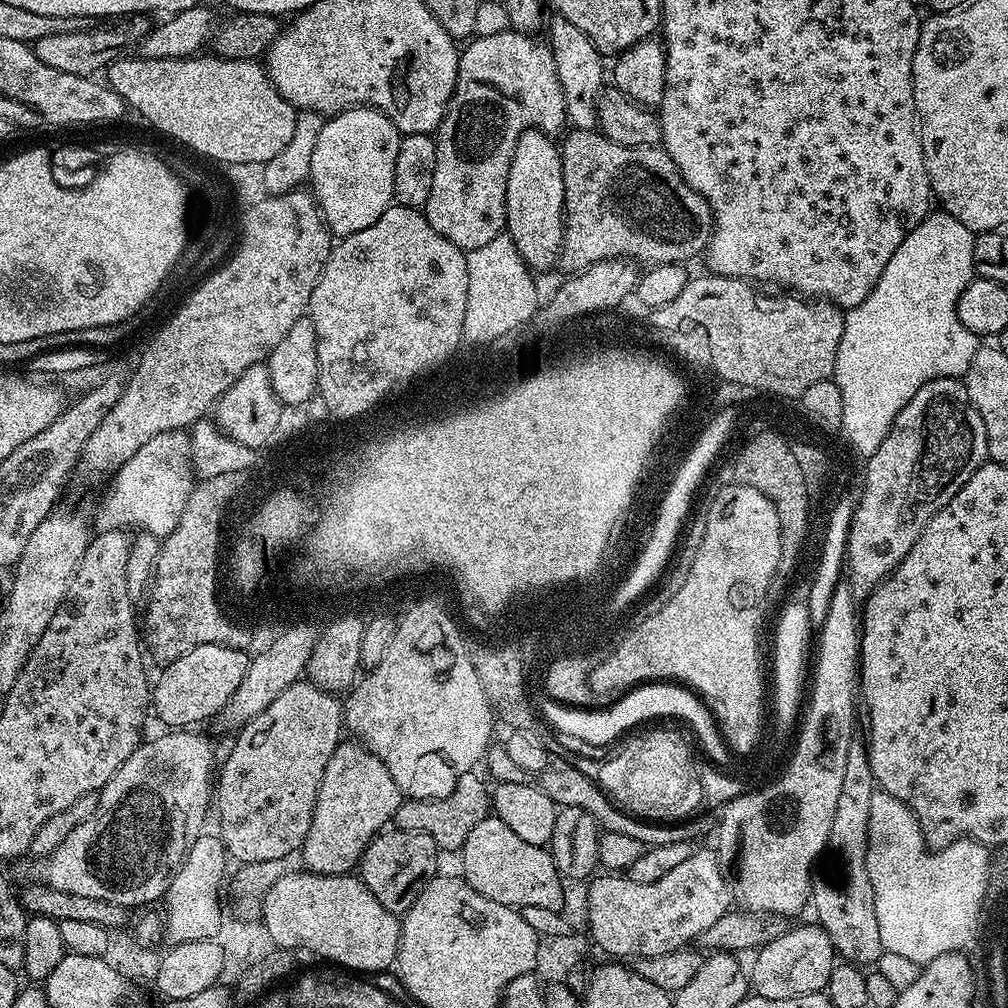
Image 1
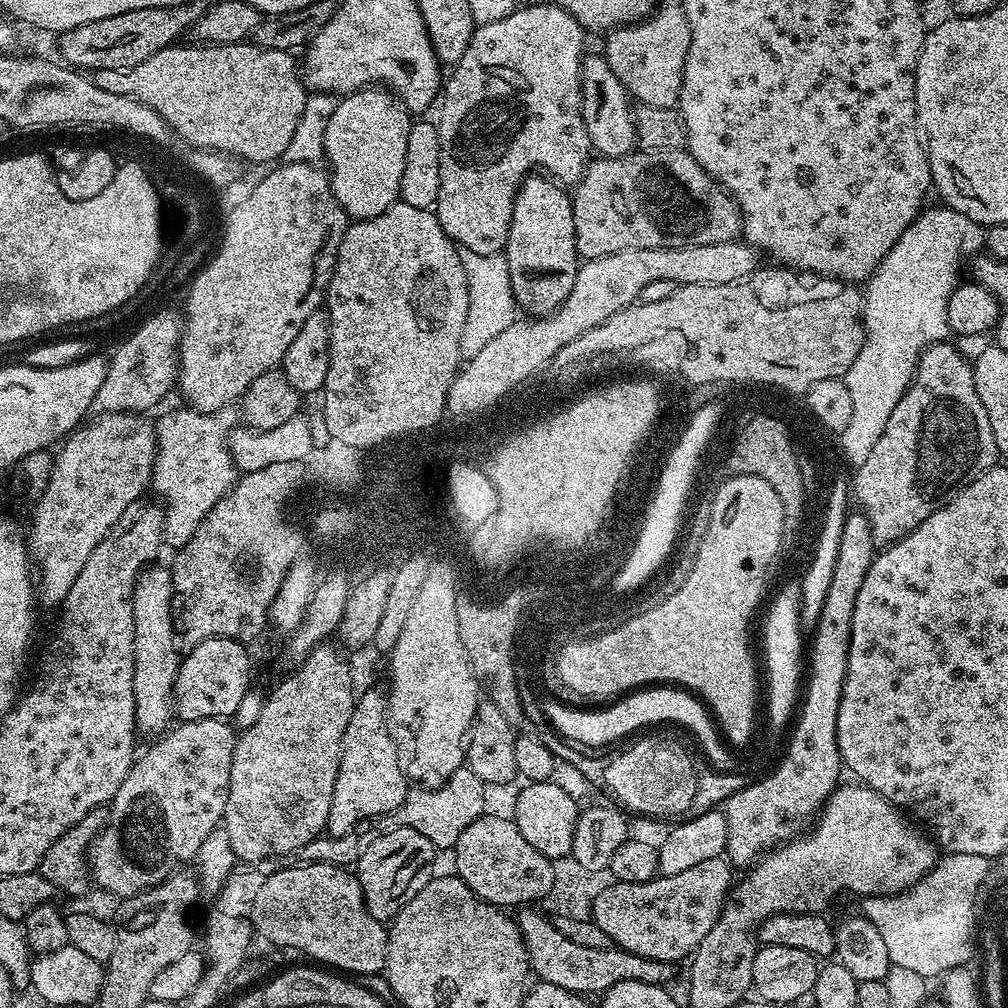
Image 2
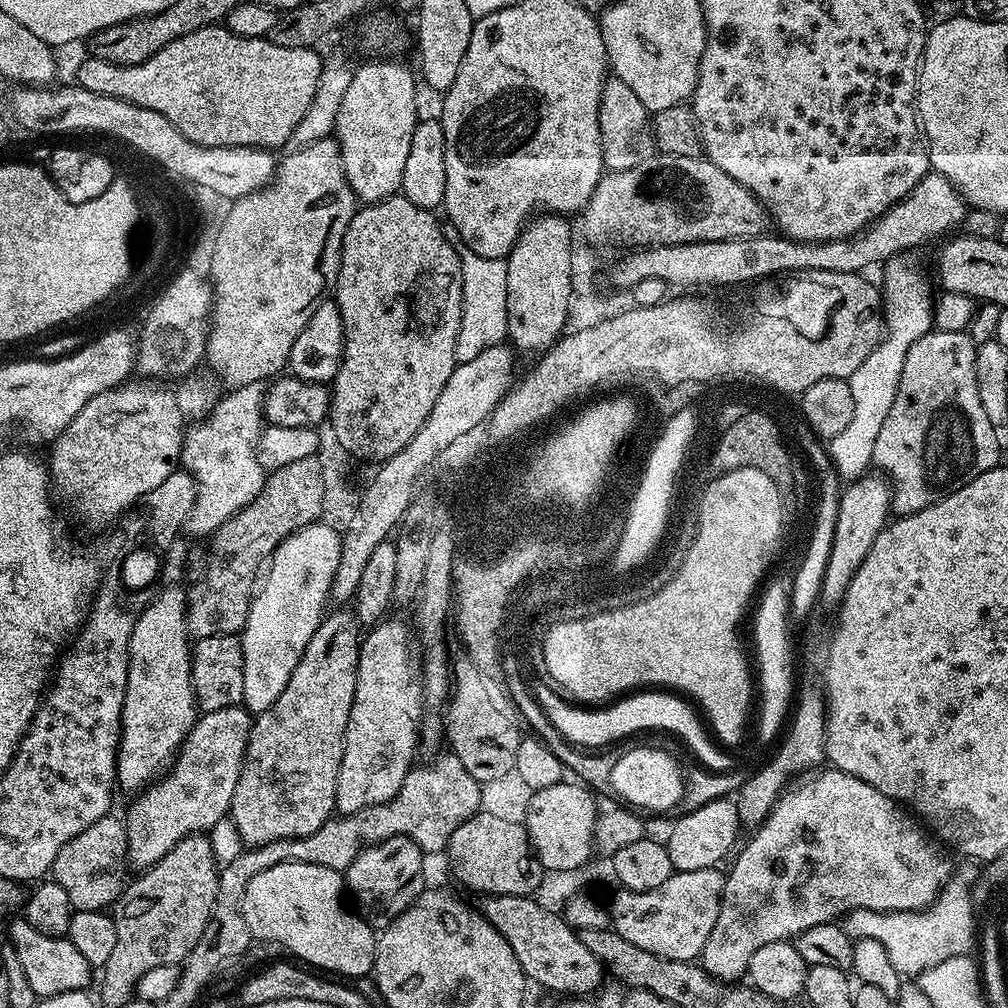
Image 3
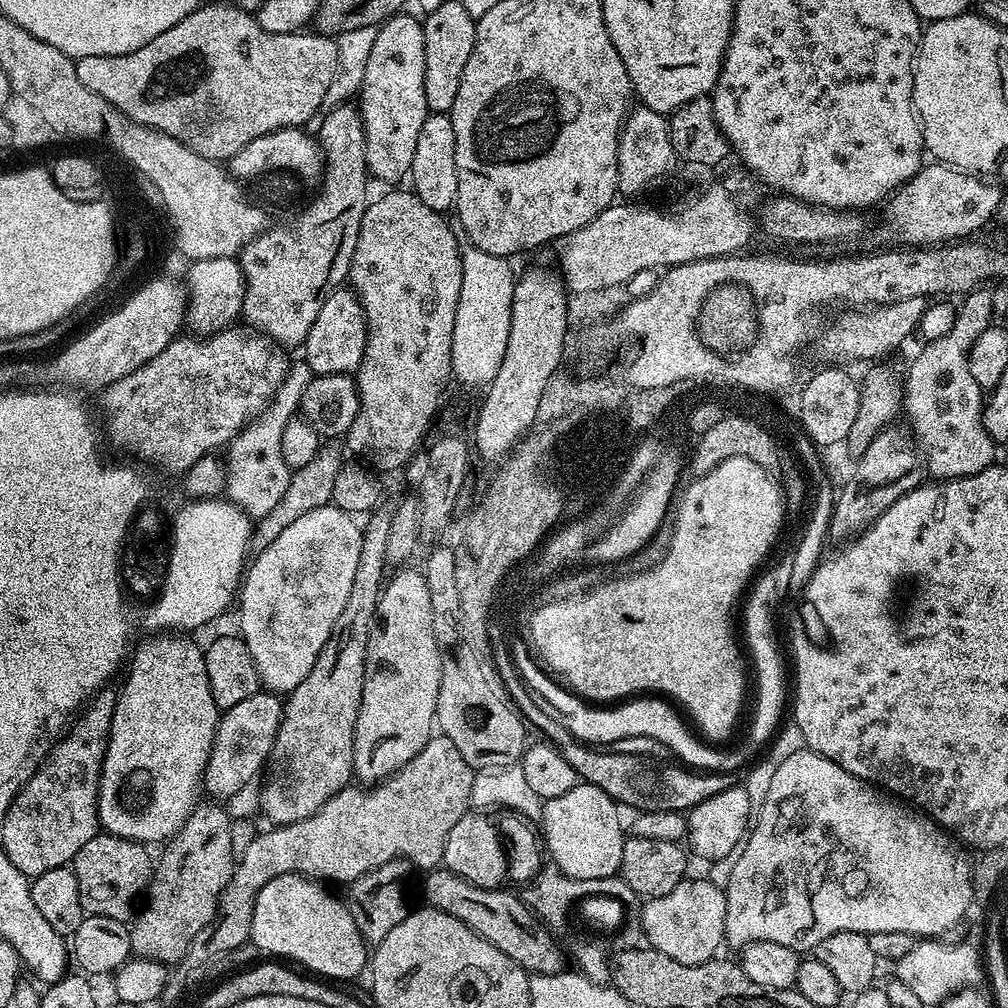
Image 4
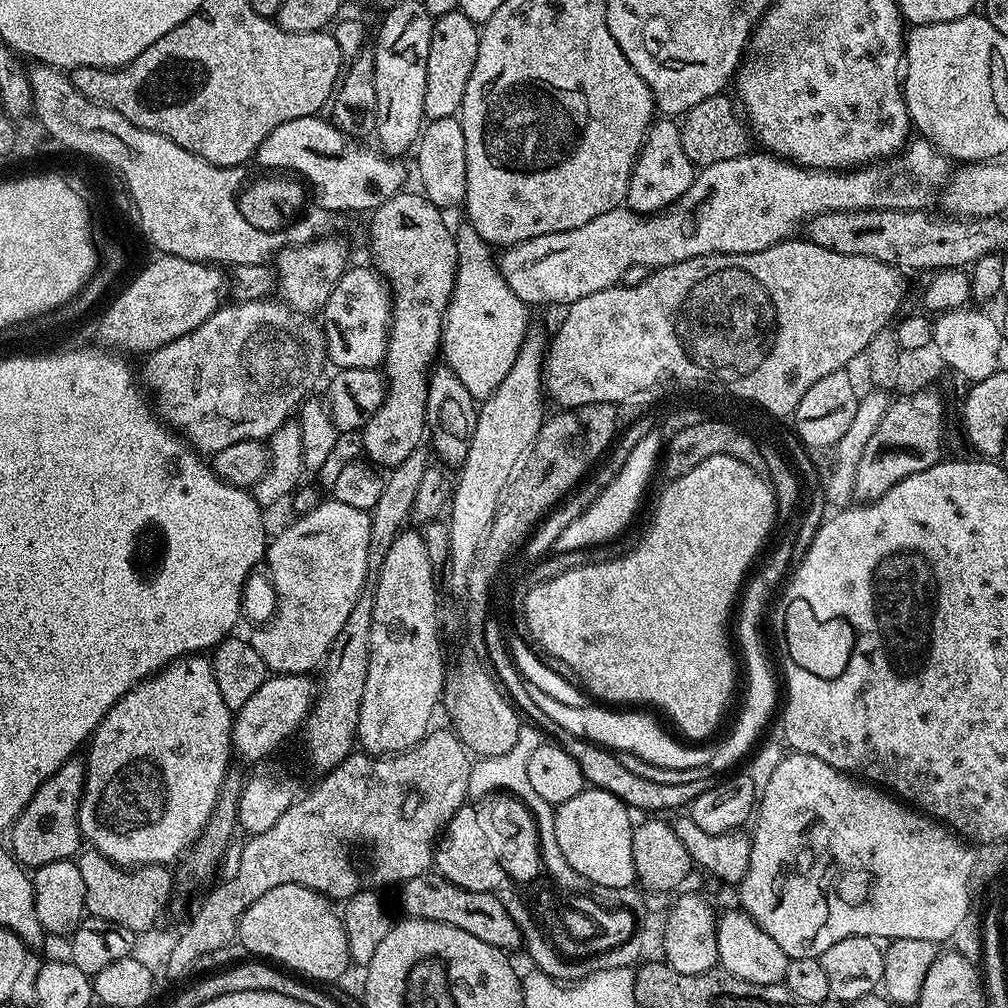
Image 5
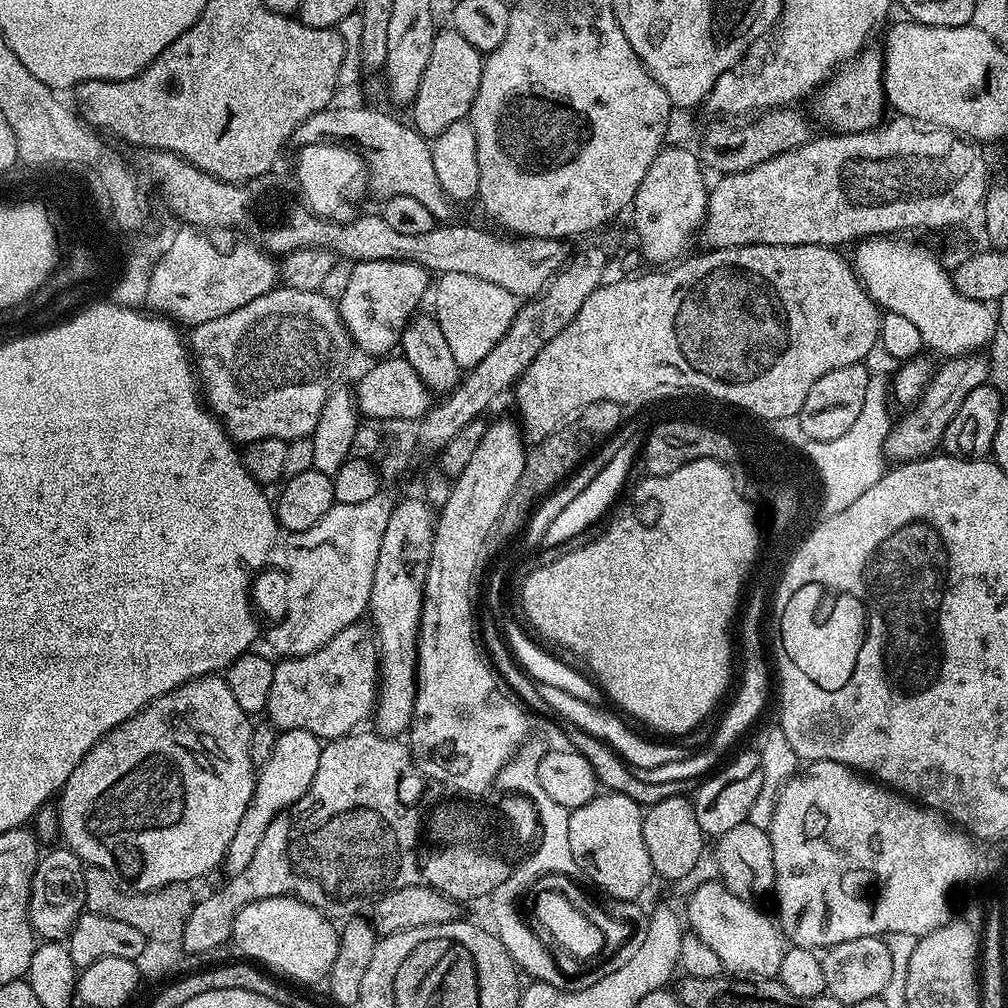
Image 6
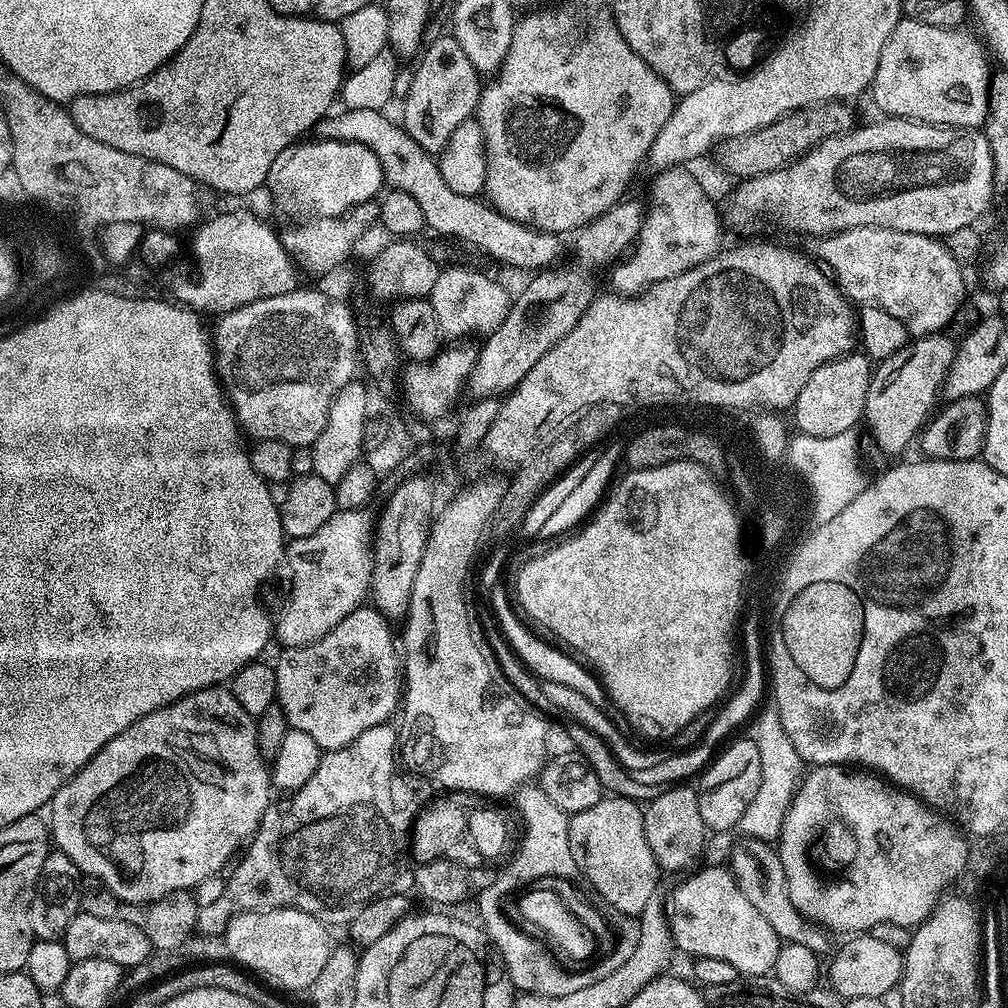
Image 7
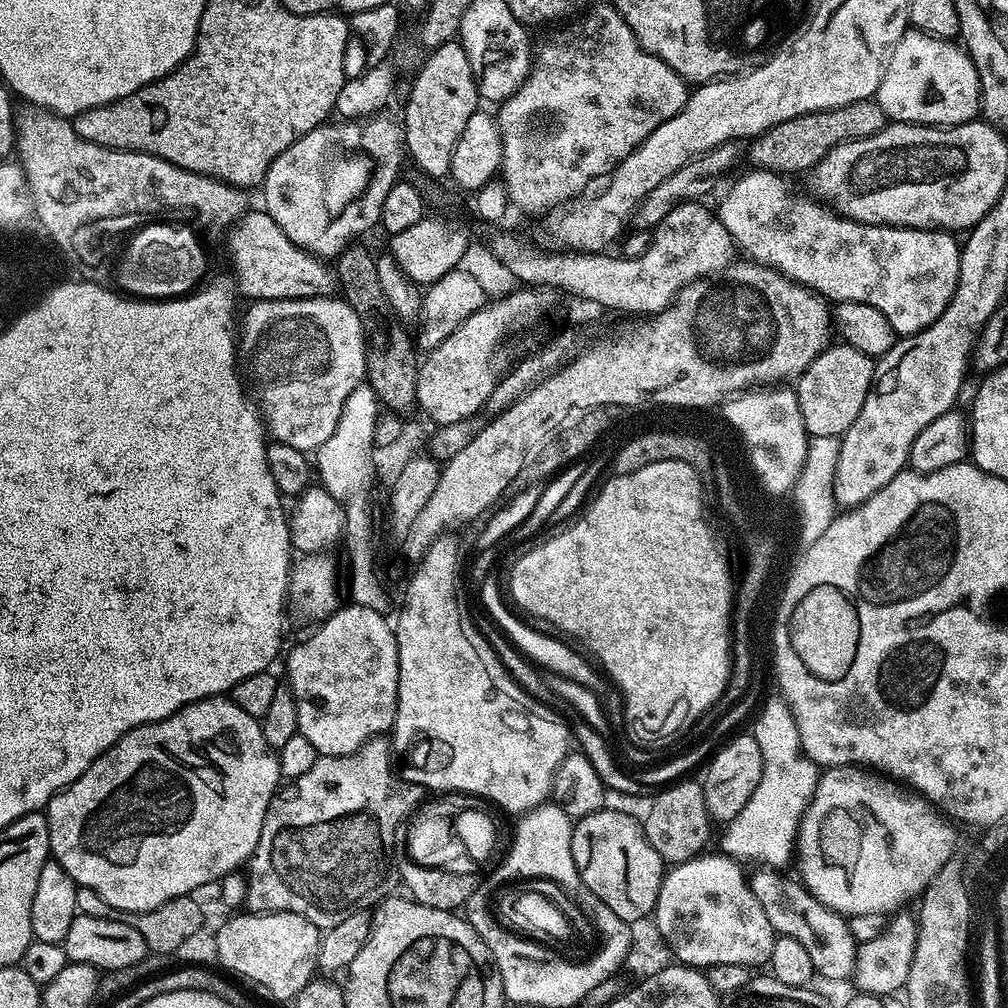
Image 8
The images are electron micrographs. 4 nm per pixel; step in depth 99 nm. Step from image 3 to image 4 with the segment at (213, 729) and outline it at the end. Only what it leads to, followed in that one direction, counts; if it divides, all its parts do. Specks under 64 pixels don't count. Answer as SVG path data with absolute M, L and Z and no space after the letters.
M261 690L255 692L250 698L238 702L238 706L227 709L220 717L220 724L216 728L216 737L212 743L212 753L208 759L208 765L204 771L202 781L203 791L209 792L209 797L220 798L216 796L236 796L252 779L259 777L263 773L268 756L272 753L274 738L278 734L278 726L284 717L284 706L281 697L277 693Z

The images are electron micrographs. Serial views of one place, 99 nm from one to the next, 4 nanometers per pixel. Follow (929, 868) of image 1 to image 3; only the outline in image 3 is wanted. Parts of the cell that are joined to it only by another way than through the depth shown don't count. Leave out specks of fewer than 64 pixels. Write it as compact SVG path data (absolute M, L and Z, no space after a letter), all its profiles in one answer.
M969 871L962 872L956 877L951 887L944 892L943 900L936 905L935 911L928 913L925 908L921 908L918 912L875 912L856 908L843 917L844 932L856 940L874 938L882 942L886 954L890 954L890 962L896 967L896 971L905 977L916 978L937 960L943 960L952 953L970 947L968 888L966 887L969 877Z

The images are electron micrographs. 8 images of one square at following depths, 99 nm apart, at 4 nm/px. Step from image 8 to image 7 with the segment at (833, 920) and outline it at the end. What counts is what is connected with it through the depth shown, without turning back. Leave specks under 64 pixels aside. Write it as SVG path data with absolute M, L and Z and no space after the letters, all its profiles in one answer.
M744 838L741 841L741 844L733 846L730 863L730 871L736 879L738 890L742 890L742 894L746 894L746 898L750 898L750 903L758 909L758 914L762 914L762 918L774 926L774 934L778 934L781 941L810 946L817 954L823 953L829 937L819 927L809 926L794 902L790 902L779 851L771 843L762 840Z

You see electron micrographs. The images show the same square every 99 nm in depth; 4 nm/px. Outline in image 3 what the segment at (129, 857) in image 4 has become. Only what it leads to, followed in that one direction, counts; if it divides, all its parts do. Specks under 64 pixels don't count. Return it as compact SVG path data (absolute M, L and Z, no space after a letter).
M116 814L103 816L58 850L58 858L54 858L52 863L51 879L66 890L75 911L98 912L107 909L115 905L122 895L120 863L125 863L127 851L128 839L123 819Z

